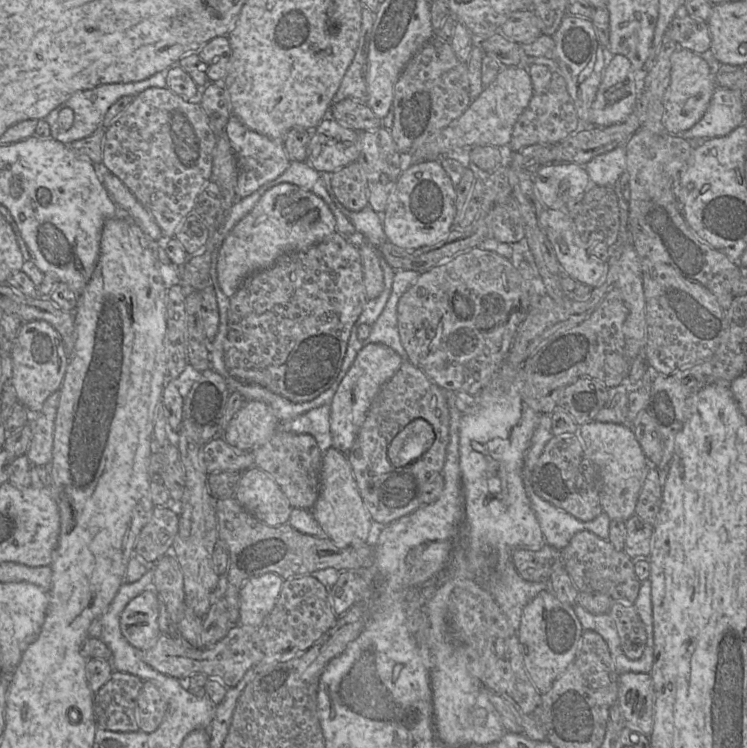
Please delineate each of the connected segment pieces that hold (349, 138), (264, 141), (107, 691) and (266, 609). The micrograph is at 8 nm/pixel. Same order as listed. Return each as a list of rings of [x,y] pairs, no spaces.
[[[327,116],[312,130],[307,161],[316,171],[333,173],[357,160],[359,132]]]
[[[234,115],[230,117],[224,135],[228,138],[237,160],[236,199],[251,195],[262,185],[279,177],[290,165],[283,141],[270,139],[249,129]]]
[[[114,670],[109,680],[94,694],[97,727],[114,732],[139,730],[136,707],[143,682],[133,674]]]
[[[275,573],[249,579],[240,589],[240,625],[259,627],[271,613],[284,579]]]

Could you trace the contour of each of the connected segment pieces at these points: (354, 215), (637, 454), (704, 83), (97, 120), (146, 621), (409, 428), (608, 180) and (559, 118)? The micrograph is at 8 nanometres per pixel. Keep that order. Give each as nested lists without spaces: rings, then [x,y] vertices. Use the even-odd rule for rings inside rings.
[[[369,205],[357,212],[342,208],[341,213],[354,223],[355,231],[362,234],[373,247],[379,249],[388,241],[383,228],[382,215]]]
[[[590,421],[579,425],[578,435],[585,454],[598,472],[603,511],[610,520],[627,521],[635,514],[639,493],[651,465],[636,440],[632,426]]]
[[[679,47],[671,56],[670,84],[665,94],[664,126],[666,132],[677,135],[692,128],[707,111],[717,87],[714,73],[699,54]]]
[[[158,72],[149,78],[129,83],[108,83],[88,90],[73,93],[64,103],[53,109],[45,118],[50,127],[50,136],[63,144],[71,144],[74,141],[90,136],[98,126],[102,125],[104,116],[110,106],[124,96],[136,96],[151,87],[164,88],[167,86],[166,72]],[[62,108],[71,108],[74,112],[72,126],[68,130],[61,130],[58,125],[59,112]]]
[[[153,588],[132,599],[120,618],[120,631],[136,649],[147,650],[161,635],[159,627],[159,597]]]
[[[422,418],[414,419],[391,441],[388,447],[389,460],[396,467],[404,466],[425,453],[433,440],[432,426]]]
[[[625,144],[592,158],[584,166],[591,184],[613,187],[621,174],[626,171]]]
[[[552,68],[552,79],[547,90],[542,94],[533,94],[528,106],[518,117],[508,144],[511,151],[534,144],[555,145],[574,134],[578,128],[579,118],[574,102],[567,90],[567,84],[558,71]]]

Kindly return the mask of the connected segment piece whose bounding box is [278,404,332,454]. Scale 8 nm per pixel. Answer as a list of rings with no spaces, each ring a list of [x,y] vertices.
[[[330,404],[314,408],[287,422],[280,422],[278,429],[295,434],[313,436],[323,454],[332,447]]]

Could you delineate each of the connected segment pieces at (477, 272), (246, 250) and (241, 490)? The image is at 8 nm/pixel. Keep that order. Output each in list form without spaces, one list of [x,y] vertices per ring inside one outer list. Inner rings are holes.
[[[474,247],[420,273],[415,284],[398,301],[397,325],[402,346],[414,366],[444,390],[477,394],[492,381],[502,366],[529,310],[527,282],[511,261],[496,252]],[[454,296],[463,296],[470,304],[472,310],[467,318],[455,314]]]
[[[280,183],[267,190],[254,208],[226,236],[219,248],[217,273],[221,290],[231,298],[243,281],[260,270],[271,267],[277,259],[291,252],[305,251],[336,231],[336,221],[324,200],[313,192],[291,183]]]
[[[253,466],[243,472],[234,497],[268,526],[288,524],[292,507],[280,487],[263,470]]]

